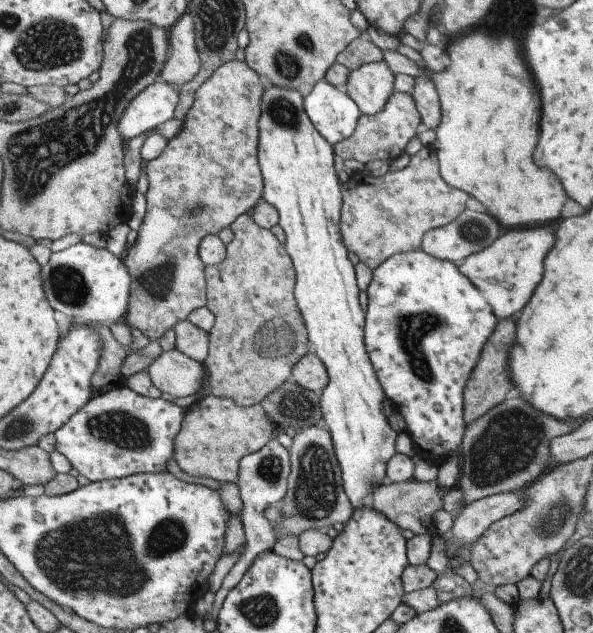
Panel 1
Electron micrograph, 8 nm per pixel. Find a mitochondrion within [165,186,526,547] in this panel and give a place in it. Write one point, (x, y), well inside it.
(315, 493)

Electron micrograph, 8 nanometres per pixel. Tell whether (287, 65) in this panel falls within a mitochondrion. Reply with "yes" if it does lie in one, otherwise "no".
yes

